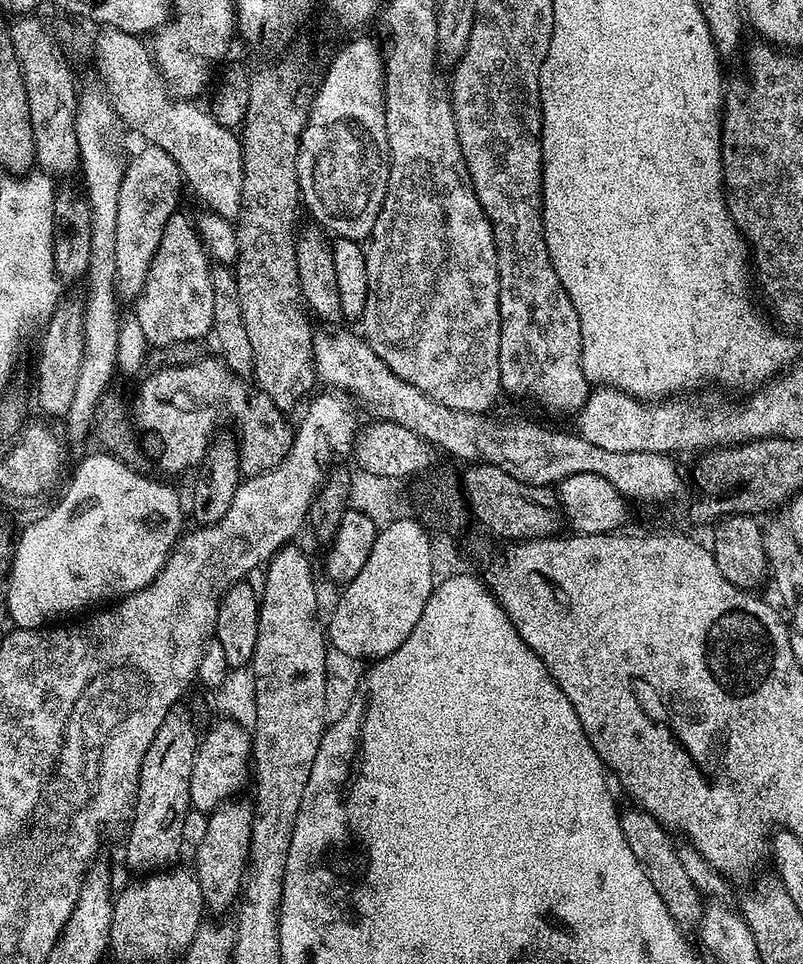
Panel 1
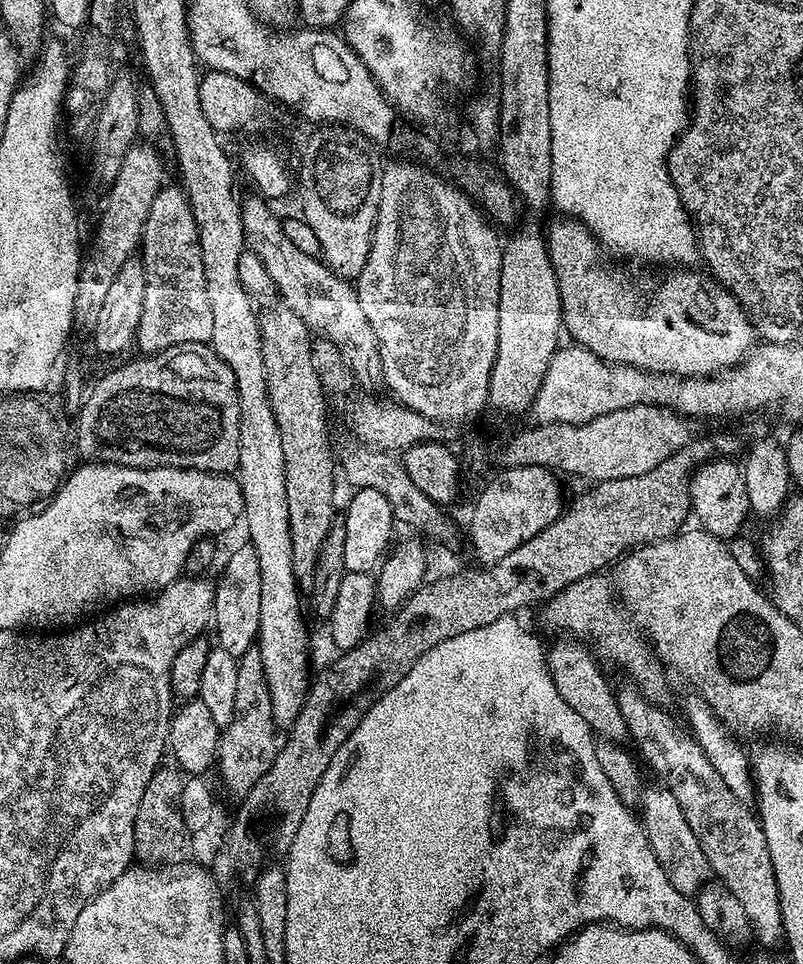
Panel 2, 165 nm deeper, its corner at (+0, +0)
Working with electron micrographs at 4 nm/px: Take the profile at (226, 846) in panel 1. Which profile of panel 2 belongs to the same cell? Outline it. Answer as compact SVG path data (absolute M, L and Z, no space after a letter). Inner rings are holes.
M253 646L246 650L246 654L239 656L236 664L233 720L219 737L218 768L220 766L220 776L224 779L225 786L236 798L243 798L274 762L278 751L278 725L274 718L274 706L270 702L270 690L266 686L266 670L262 670L259 647Z

